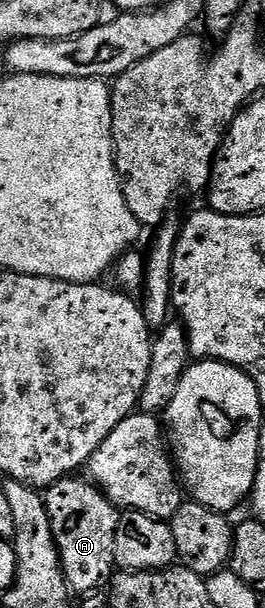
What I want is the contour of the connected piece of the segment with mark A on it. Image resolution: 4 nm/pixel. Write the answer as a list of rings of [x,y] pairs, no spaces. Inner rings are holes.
[[[81,477],[62,478],[45,492],[46,506],[52,523],[62,567],[71,588],[82,587],[93,592],[101,582],[113,578],[118,563],[118,529],[121,510],[102,492],[96,483]]]

